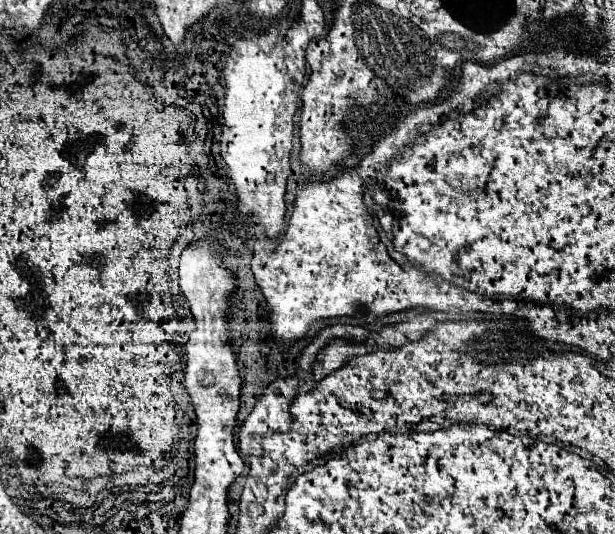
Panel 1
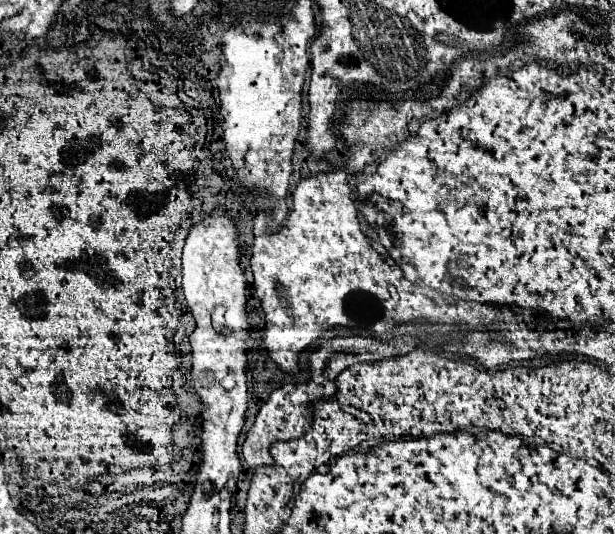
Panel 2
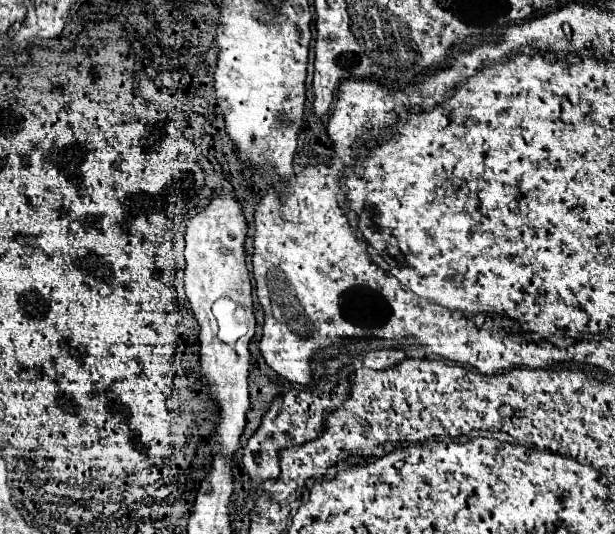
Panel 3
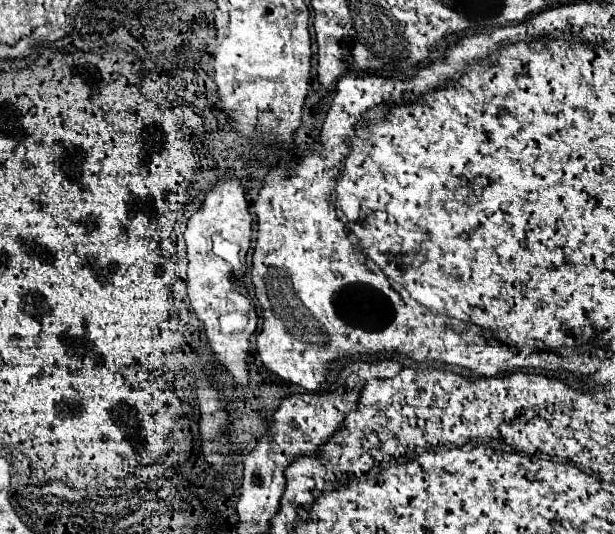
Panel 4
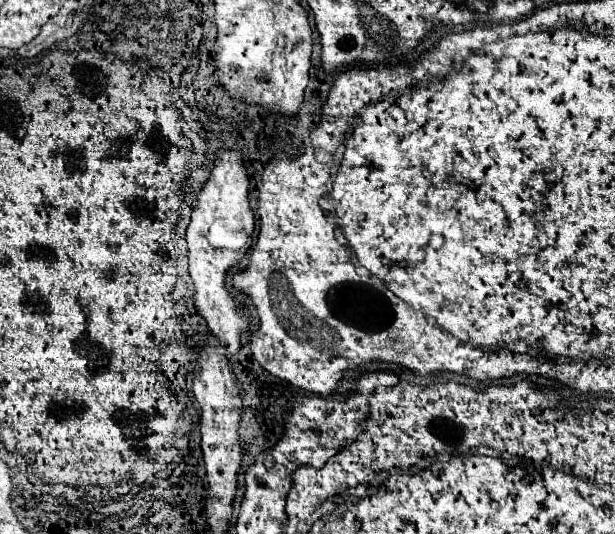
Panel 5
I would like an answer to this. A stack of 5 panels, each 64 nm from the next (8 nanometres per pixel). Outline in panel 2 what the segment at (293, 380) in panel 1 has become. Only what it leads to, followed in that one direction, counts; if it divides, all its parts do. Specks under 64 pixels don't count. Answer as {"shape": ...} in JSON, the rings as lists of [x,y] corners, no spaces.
{"shape":[[[328,378],[326,380],[326,388],[328,390],[296,390],[296,386],[282,386],[278,390],[272,390],[268,400],[260,406],[256,418],[254,418],[254,424],[250,428],[250,432],[246,434],[246,440],[242,444],[242,456],[246,460],[246,464],[250,468],[254,466],[262,466],[262,464],[270,464],[272,458],[268,454],[268,448],[270,448],[270,442],[276,442],[276,440],[286,440],[286,438],[298,438],[298,434],[306,432],[308,430],[308,422],[306,422],[306,416],[308,416],[308,410],[306,410],[306,404],[314,398],[320,398],[324,394],[332,394],[334,390],[330,390],[334,378]]]}

